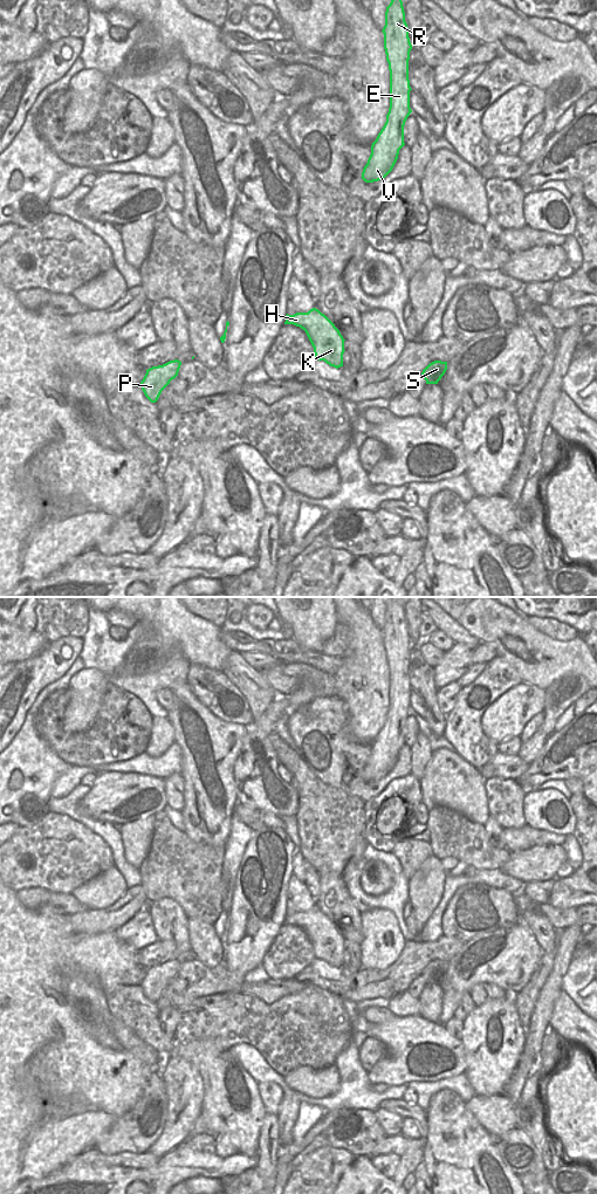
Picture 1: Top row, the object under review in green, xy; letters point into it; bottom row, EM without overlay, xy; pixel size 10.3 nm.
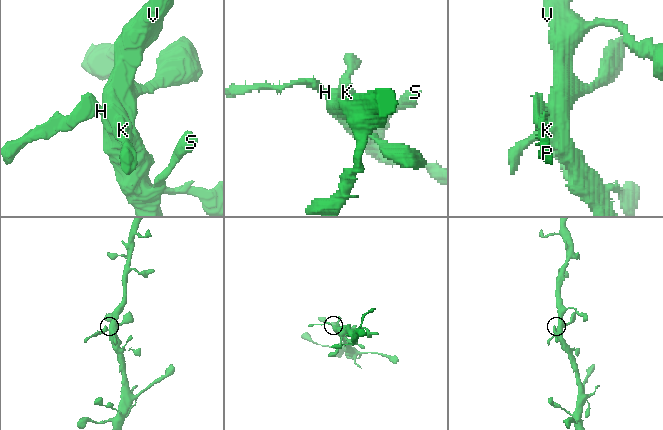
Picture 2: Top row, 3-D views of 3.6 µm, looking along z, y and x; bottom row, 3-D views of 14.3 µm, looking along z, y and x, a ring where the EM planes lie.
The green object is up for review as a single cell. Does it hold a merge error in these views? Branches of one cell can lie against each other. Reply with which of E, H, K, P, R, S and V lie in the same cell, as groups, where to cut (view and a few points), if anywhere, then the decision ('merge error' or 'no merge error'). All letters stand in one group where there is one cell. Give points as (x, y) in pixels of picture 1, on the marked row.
E H K P R S V; no cut; no merge error

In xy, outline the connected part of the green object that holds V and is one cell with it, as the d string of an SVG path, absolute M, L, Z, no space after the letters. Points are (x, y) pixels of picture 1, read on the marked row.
M391 0L385 12L384 49L390 70L390 108L386 115L386 122L371 145L371 155L362 172L362 179L365 183L373 183L385 178L393 169L399 150L404 143L404 125L412 112L410 108L410 87L409 80L409 60L412 44L409 37L409 27L405 21L405 12L402 0Z

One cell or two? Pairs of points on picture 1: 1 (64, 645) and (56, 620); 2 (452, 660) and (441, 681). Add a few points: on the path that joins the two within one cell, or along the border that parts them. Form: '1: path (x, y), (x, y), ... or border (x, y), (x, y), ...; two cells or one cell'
1: border (81, 637), (60, 637), (49, 642); two cells
2: path (452, 665), (444, 677); one cell

